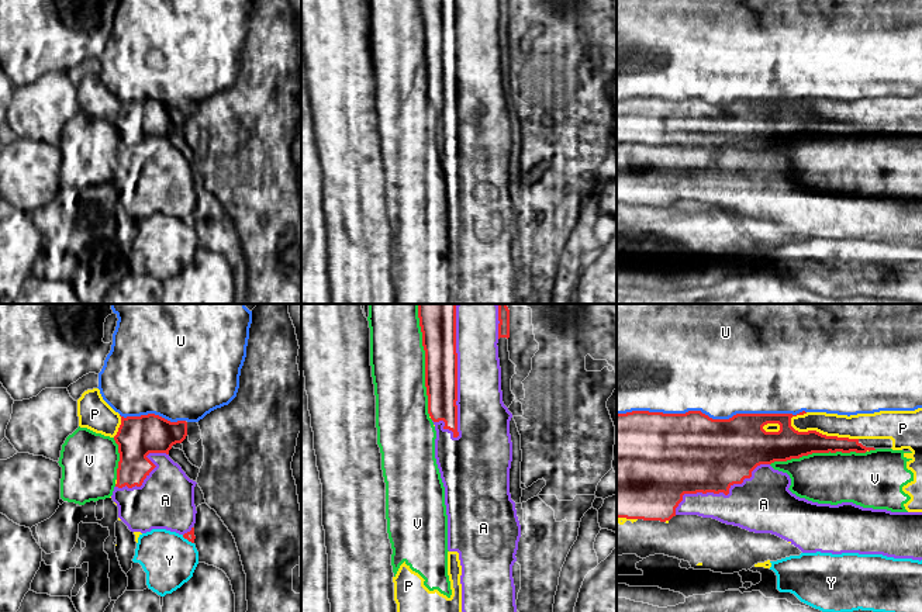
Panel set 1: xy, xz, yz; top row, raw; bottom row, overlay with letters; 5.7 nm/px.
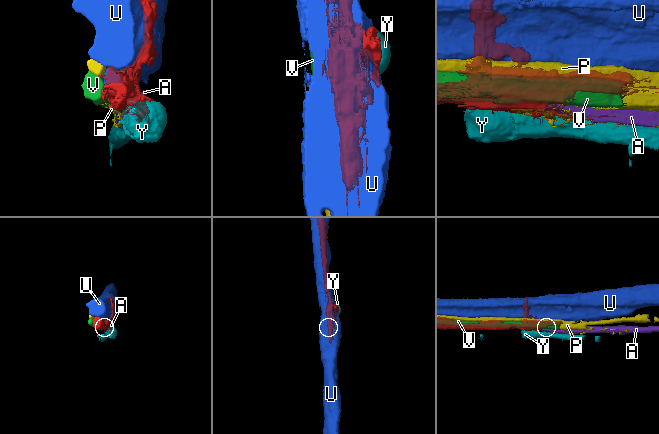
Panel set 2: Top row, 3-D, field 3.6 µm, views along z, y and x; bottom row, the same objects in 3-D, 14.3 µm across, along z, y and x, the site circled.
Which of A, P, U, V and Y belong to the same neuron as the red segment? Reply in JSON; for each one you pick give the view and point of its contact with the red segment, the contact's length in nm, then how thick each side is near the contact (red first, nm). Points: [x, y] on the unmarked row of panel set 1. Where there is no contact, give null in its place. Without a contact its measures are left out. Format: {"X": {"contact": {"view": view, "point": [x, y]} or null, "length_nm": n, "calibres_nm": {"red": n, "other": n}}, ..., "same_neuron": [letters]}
{"A": {"contact": {"view": "xz", "point": [456, 62]}, "length_nm": 700, "calibres_nm": {"red": 190, "other": 280}}, "same_neuron": ["A"]}

